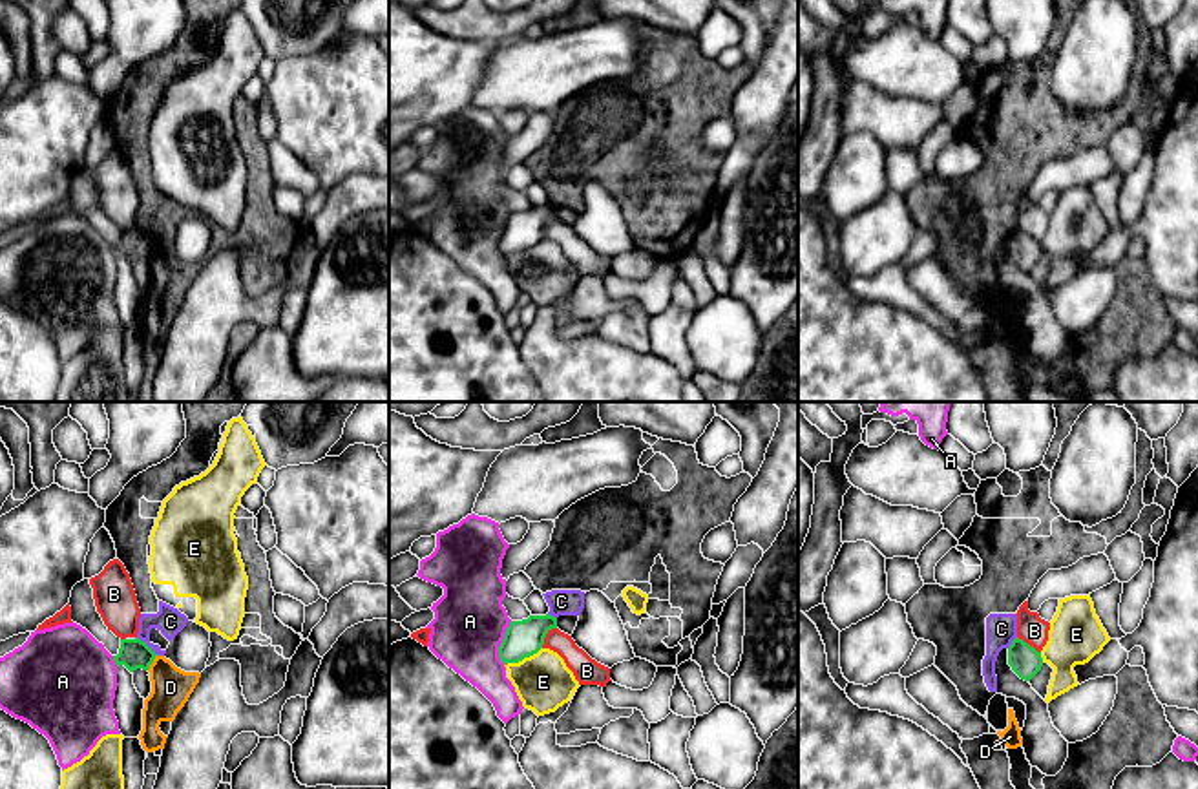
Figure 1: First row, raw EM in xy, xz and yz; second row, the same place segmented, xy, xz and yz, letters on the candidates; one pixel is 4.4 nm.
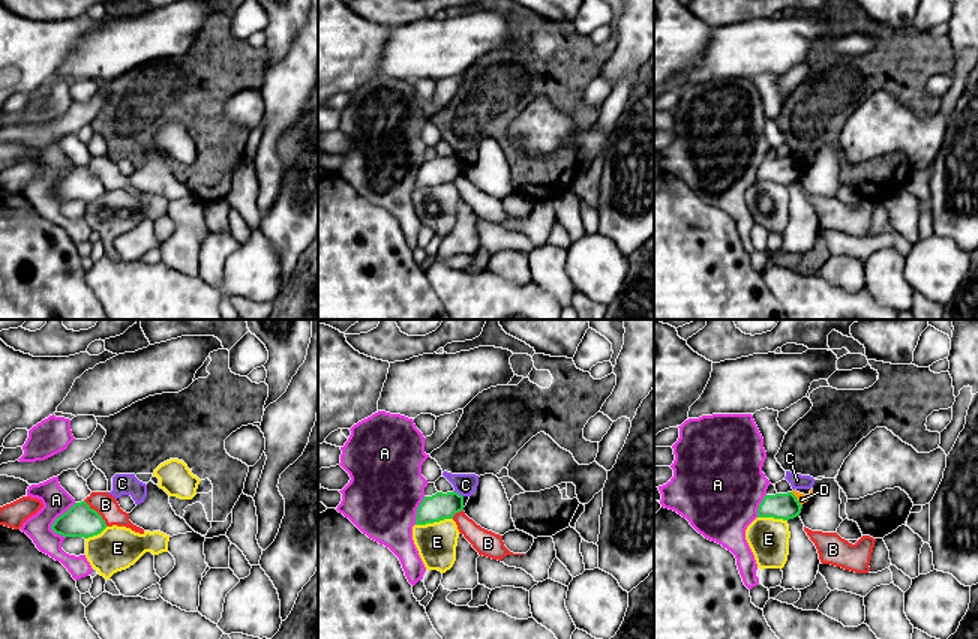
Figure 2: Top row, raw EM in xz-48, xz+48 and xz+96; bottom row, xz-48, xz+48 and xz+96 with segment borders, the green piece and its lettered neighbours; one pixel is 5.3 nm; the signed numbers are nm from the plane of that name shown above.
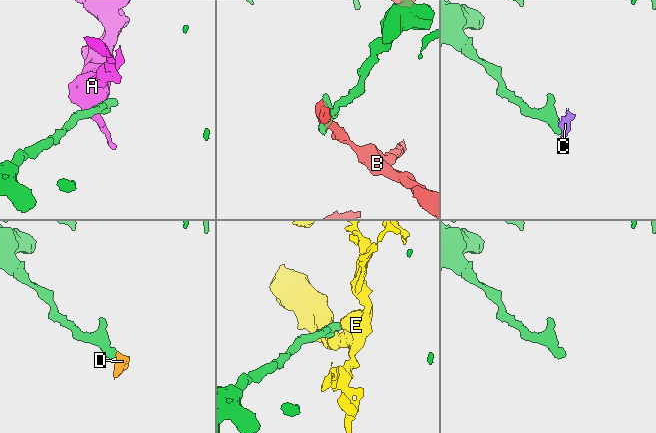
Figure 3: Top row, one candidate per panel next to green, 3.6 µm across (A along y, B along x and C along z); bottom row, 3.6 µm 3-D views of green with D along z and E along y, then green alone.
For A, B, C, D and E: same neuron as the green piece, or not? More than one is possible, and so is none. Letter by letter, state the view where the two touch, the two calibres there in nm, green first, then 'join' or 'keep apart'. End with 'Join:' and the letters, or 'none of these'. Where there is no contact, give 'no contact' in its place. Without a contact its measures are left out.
A: contact in xz; calibres 160 and 320 nm; keep apart
B: contact in xz; calibres 160 and 120 nm; keep apart
C: contact in xy; calibres 130 and 120 nm; keep apart
D: contact in xy; calibres 130 and 180 nm; keep apart
E: contact in xz; calibres 160 and 260 nm; keep apart
Join: none of these

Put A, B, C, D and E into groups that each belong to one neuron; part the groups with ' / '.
A / B / C D / E

